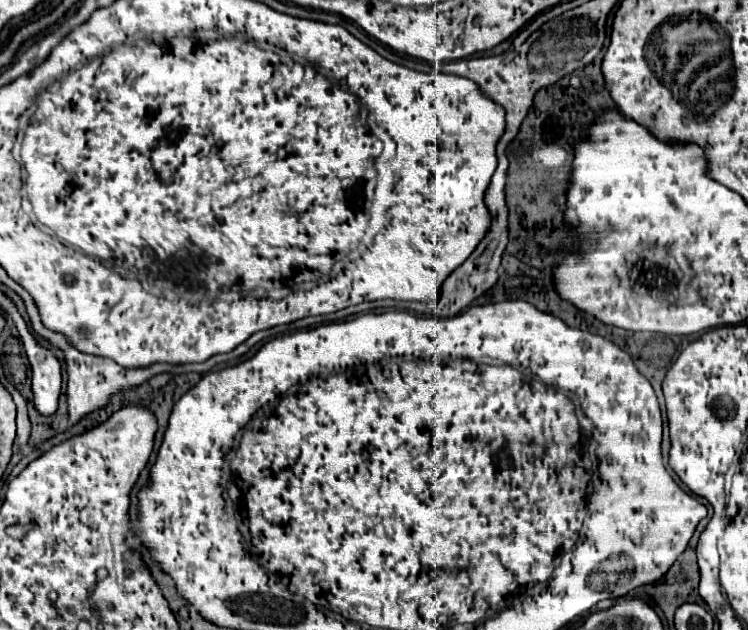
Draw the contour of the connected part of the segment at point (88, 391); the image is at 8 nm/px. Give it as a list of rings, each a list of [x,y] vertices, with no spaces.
[[[40,323],[40,325],[38,325],[38,333],[42,333],[42,331],[48,333],[48,337],[42,337],[42,339],[46,339],[52,347],[64,351],[64,361],[66,361],[68,379],[70,379],[70,385],[68,385],[68,419],[70,419],[70,425],[76,425],[80,419],[84,419],[84,417],[90,415],[92,411],[104,409],[104,407],[110,403],[110,397],[112,397],[114,393],[122,393],[122,391],[128,391],[128,389],[136,389],[136,387],[140,387],[142,383],[146,383],[148,379],[152,379],[154,375],[160,375],[160,373],[189,373],[190,371],[203,374],[218,364],[228,364],[235,361],[250,350],[246,349],[246,351],[242,353],[242,351],[240,351],[240,347],[244,345],[244,343],[242,343],[234,349],[234,351],[214,355],[203,363],[152,365],[152,367],[146,367],[144,371],[124,371],[124,369],[116,367],[116,363],[112,363],[110,359],[100,359],[100,357],[94,357],[94,355],[84,355],[84,353],[76,351],[74,347],[68,345],[68,341],[66,341],[62,335],[56,335],[56,333],[48,331],[48,329]]]

